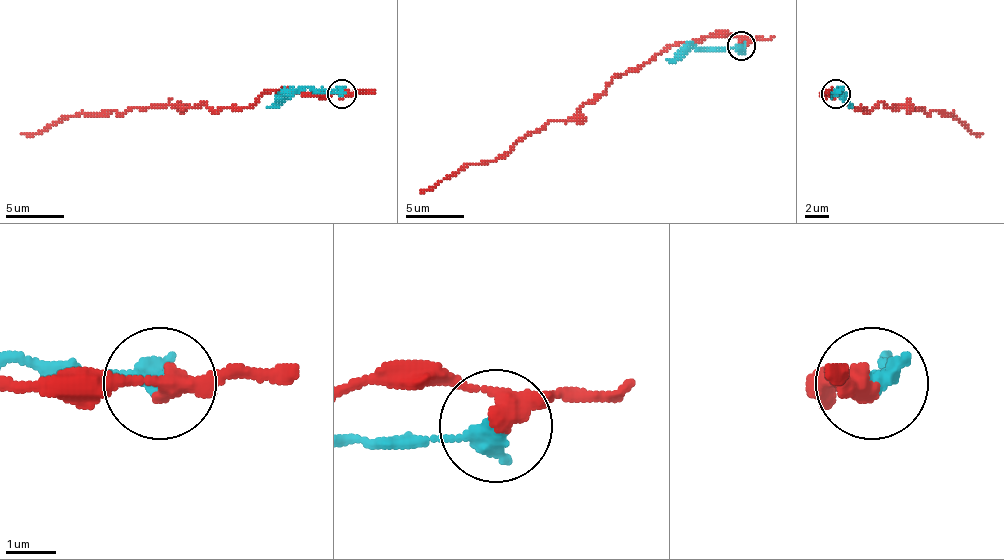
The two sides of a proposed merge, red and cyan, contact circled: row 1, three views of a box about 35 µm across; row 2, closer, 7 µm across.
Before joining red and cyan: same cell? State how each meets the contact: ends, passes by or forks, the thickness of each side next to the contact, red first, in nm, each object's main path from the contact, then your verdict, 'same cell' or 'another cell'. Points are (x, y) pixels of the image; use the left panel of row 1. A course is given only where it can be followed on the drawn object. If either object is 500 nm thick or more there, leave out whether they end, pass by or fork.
red passes by; cyan ends there; 360 nm thick on the red side, 420 nm on the other; red runs (342, 93), (270, 90), (247, 107), (215, 110), (203, 101), (128, 107), (64, 116), (21, 133); cyan runs (342, 93), (287, 90), (267, 107); another cell

